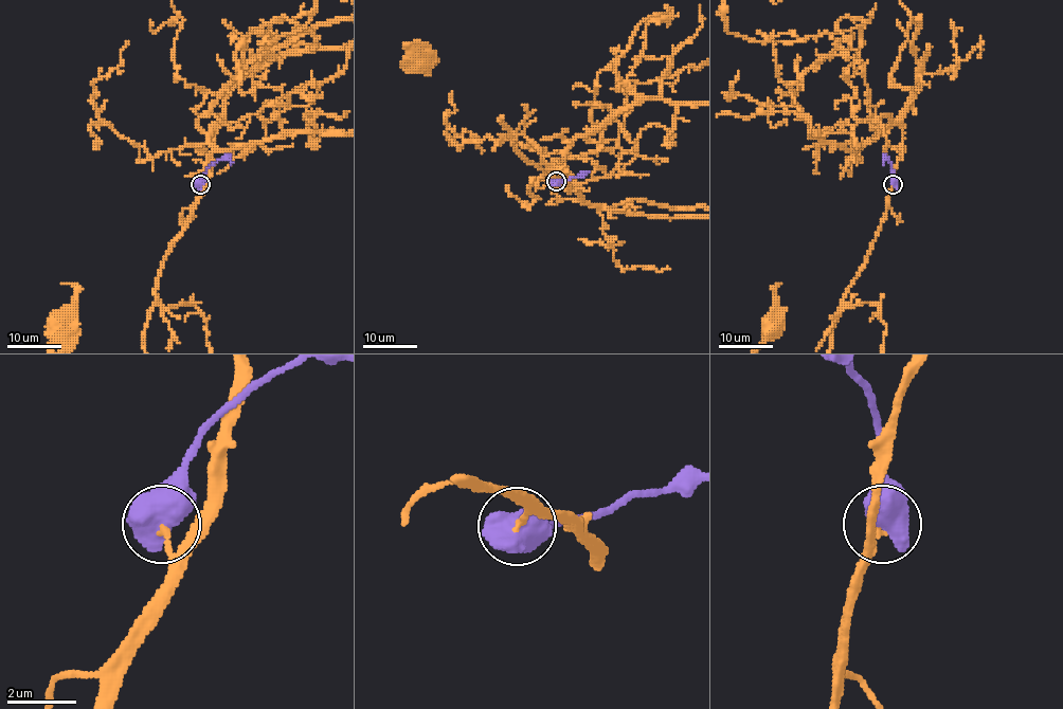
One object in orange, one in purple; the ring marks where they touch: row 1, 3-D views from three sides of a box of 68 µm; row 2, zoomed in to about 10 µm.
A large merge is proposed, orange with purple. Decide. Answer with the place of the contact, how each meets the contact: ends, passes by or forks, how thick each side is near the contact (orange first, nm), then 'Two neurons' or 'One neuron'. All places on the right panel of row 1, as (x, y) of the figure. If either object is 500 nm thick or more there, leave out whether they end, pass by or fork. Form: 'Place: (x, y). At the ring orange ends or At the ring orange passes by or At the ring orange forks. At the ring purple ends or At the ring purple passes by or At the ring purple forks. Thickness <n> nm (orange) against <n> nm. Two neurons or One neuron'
Place: (893, 184). Thickness 140 nm (orange) against 900 nm. Two neurons

